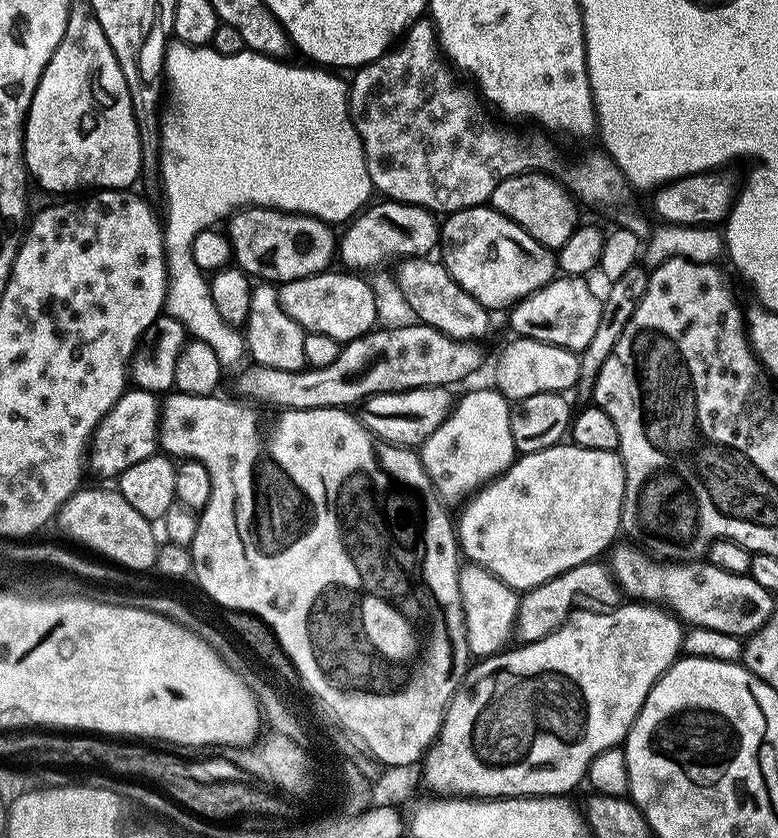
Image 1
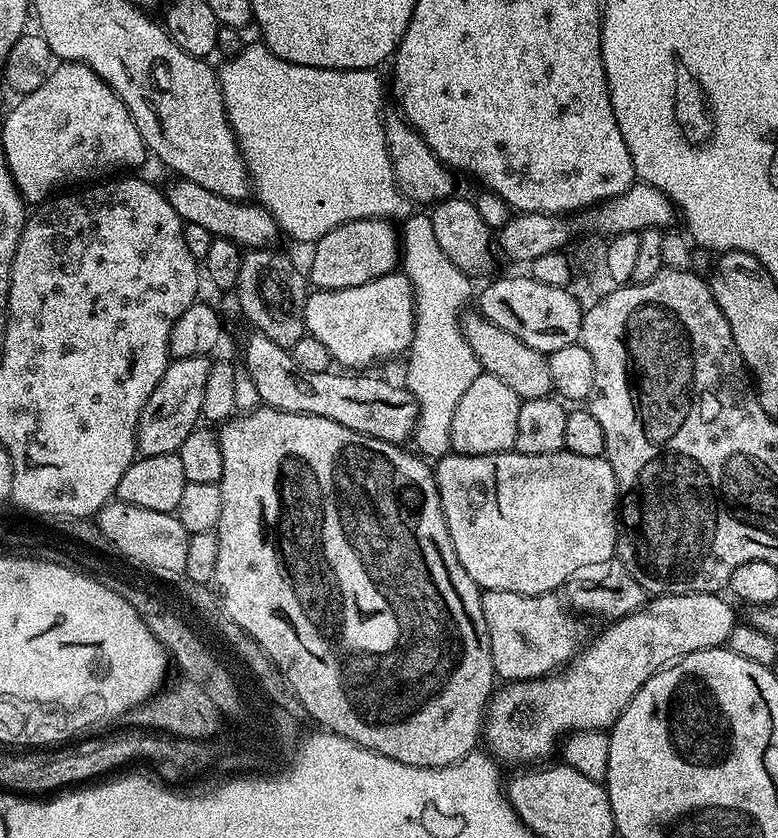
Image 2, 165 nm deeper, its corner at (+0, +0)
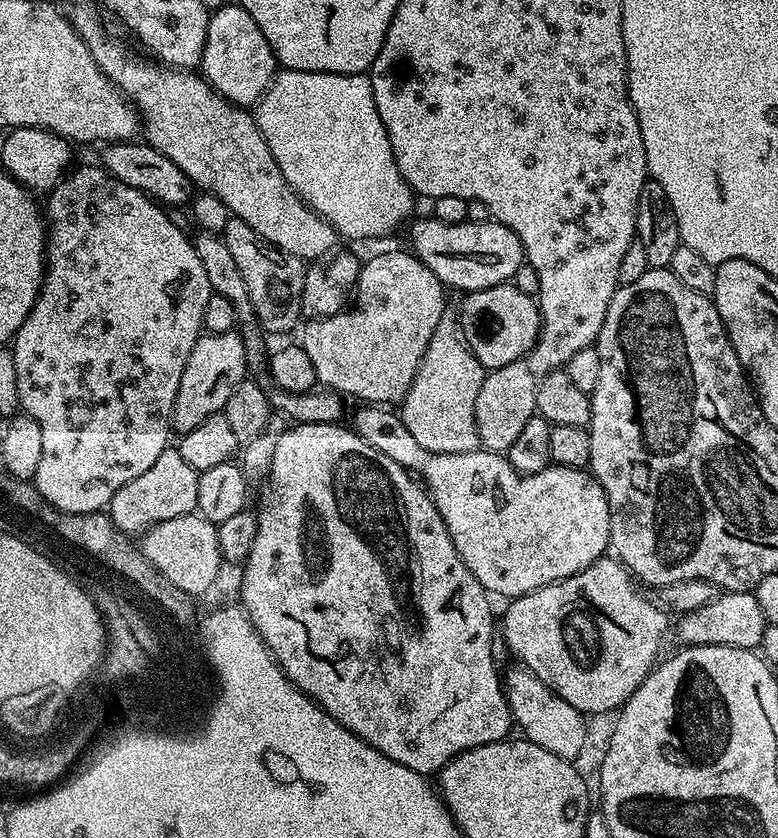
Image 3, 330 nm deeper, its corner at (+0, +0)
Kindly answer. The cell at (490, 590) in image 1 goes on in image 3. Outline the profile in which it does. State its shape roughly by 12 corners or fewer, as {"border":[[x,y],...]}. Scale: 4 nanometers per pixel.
{"border":[[601,558],[515,597],[504,644],[589,717],[642,686],[669,613]]}

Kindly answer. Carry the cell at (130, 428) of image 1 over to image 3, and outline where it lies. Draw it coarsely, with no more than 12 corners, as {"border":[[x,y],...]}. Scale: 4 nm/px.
{"border":[[239,331],[201,334],[172,411],[183,434],[223,412],[249,375]]}

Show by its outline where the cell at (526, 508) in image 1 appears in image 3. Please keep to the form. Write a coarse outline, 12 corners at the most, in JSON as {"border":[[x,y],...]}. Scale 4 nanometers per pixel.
{"border":[[391,407],[358,438],[419,477],[470,574],[525,596],[609,551],[591,471],[431,452]]}

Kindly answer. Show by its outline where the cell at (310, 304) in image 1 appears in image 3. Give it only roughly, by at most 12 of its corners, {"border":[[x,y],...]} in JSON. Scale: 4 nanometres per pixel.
{"border":[[411,251],[365,259],[354,303],[309,319],[325,389],[392,406],[446,314]]}

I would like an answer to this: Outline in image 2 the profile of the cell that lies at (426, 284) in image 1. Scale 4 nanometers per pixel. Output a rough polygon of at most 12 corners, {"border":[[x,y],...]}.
{"border":[[461,315],[463,336],[483,371],[521,400],[553,395],[545,353]]}

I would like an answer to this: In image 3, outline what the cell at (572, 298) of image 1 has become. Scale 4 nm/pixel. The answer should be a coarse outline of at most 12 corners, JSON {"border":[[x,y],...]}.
{"border":[[515,283],[467,293],[460,333],[485,370],[540,338],[537,297]]}

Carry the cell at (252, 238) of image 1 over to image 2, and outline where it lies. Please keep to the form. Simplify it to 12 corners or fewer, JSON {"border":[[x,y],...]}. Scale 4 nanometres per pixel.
{"border":[[183,178],[163,194],[185,224],[244,250],[277,243],[259,203],[222,198]]}

